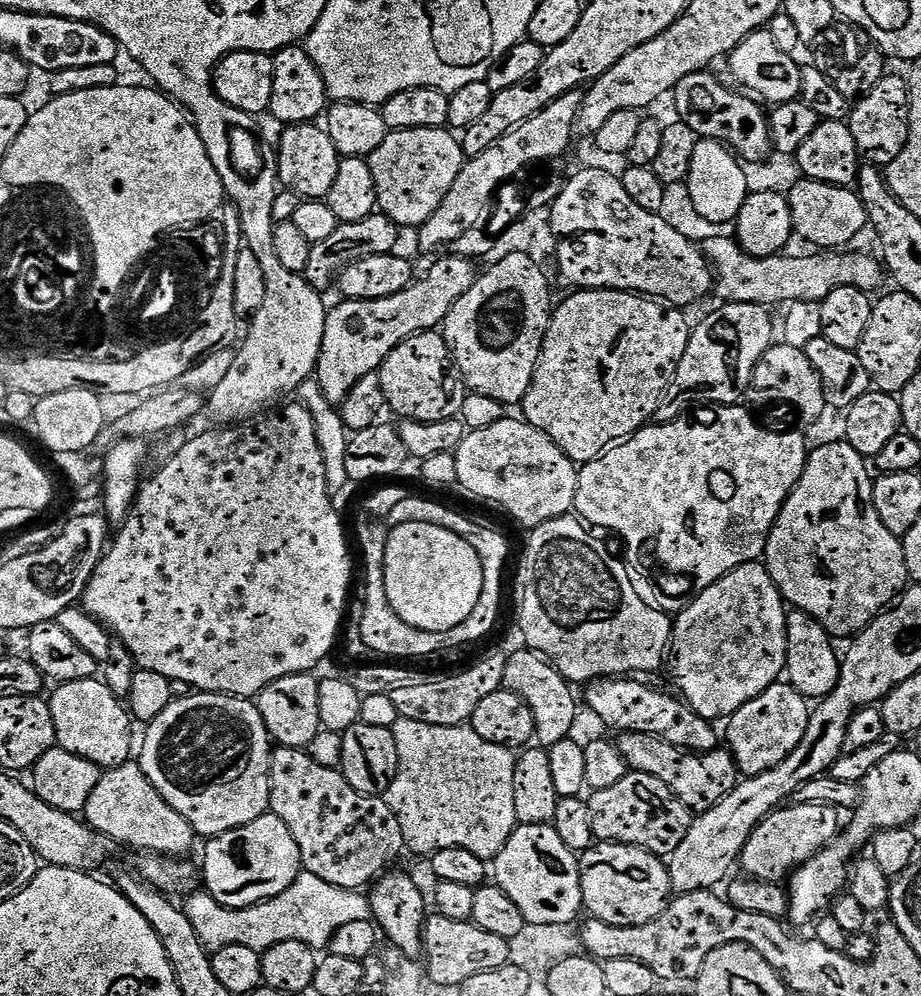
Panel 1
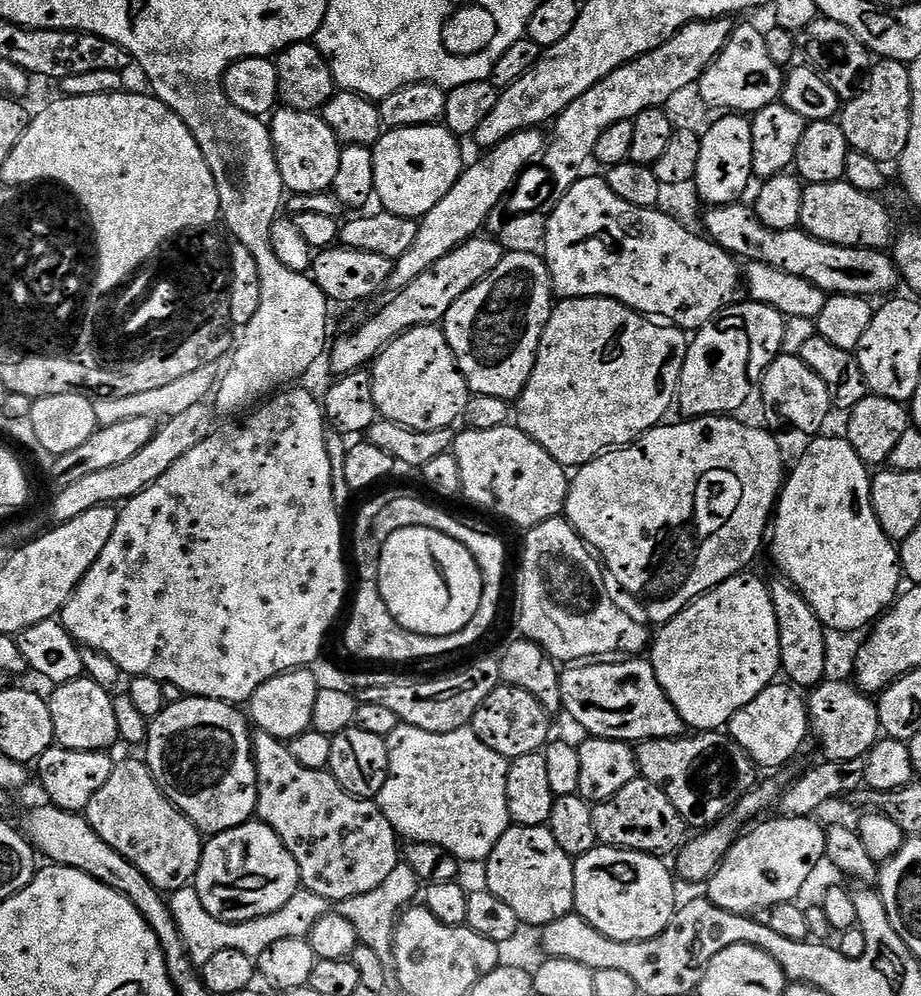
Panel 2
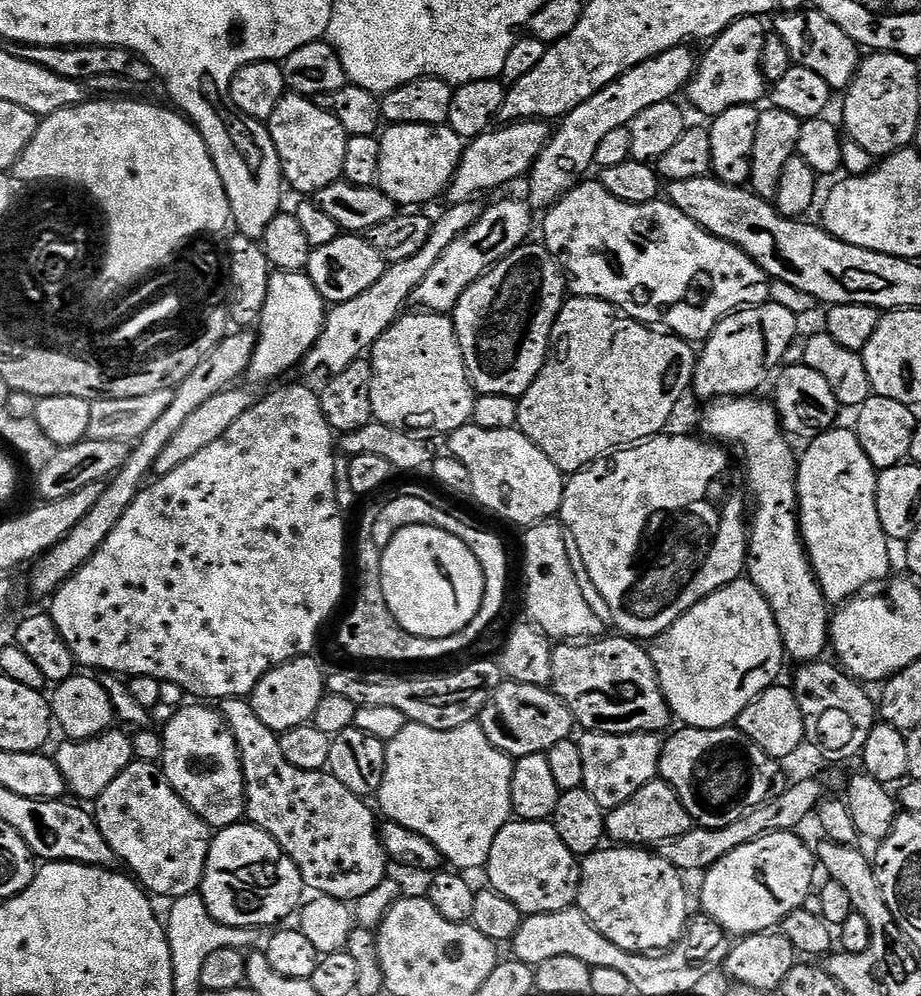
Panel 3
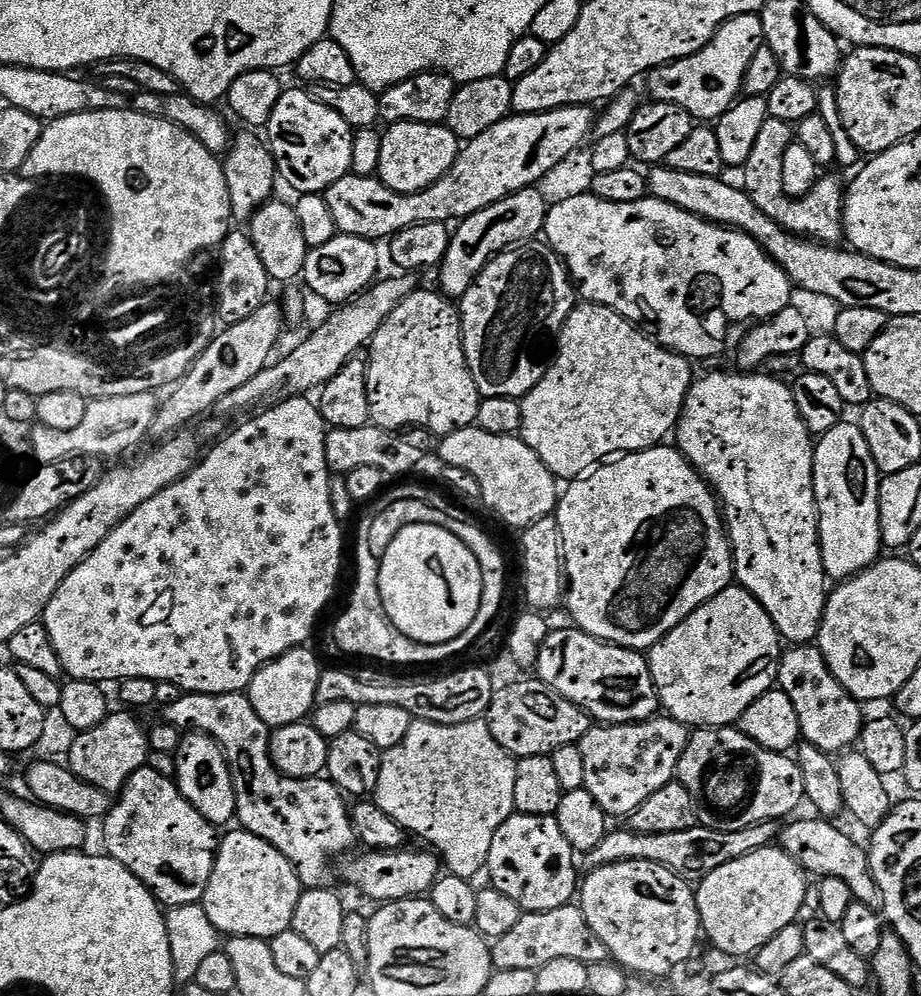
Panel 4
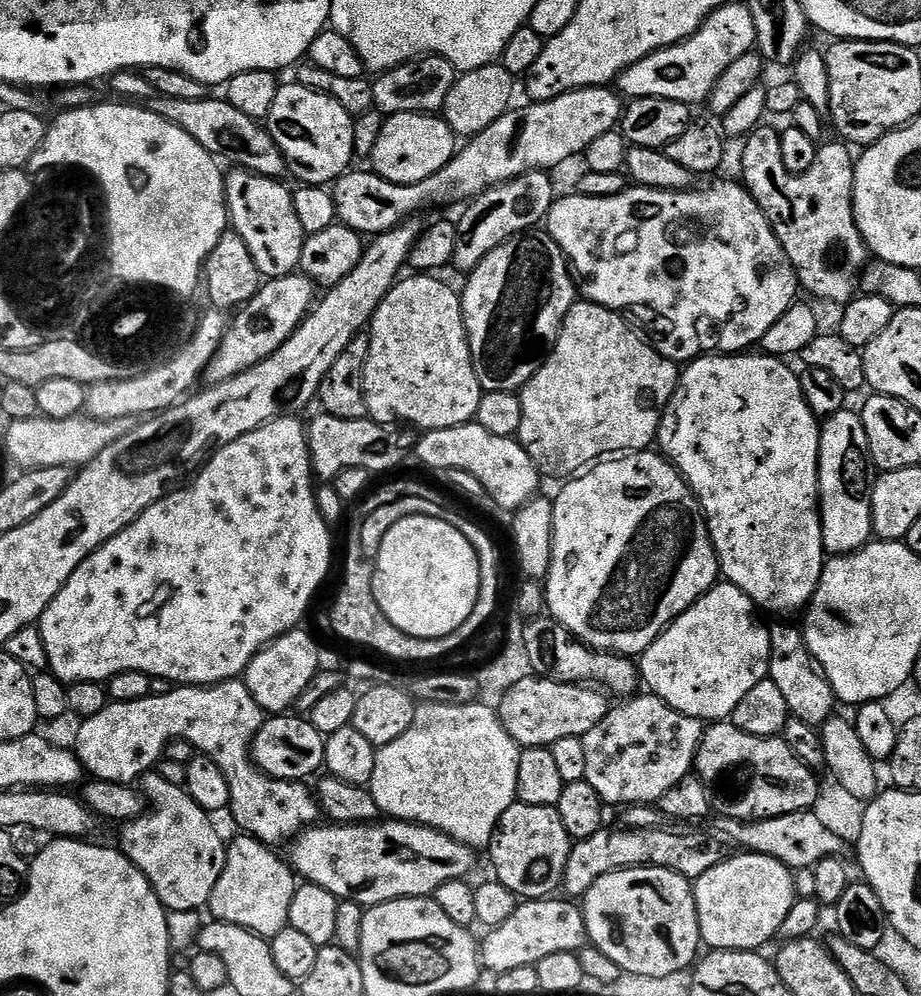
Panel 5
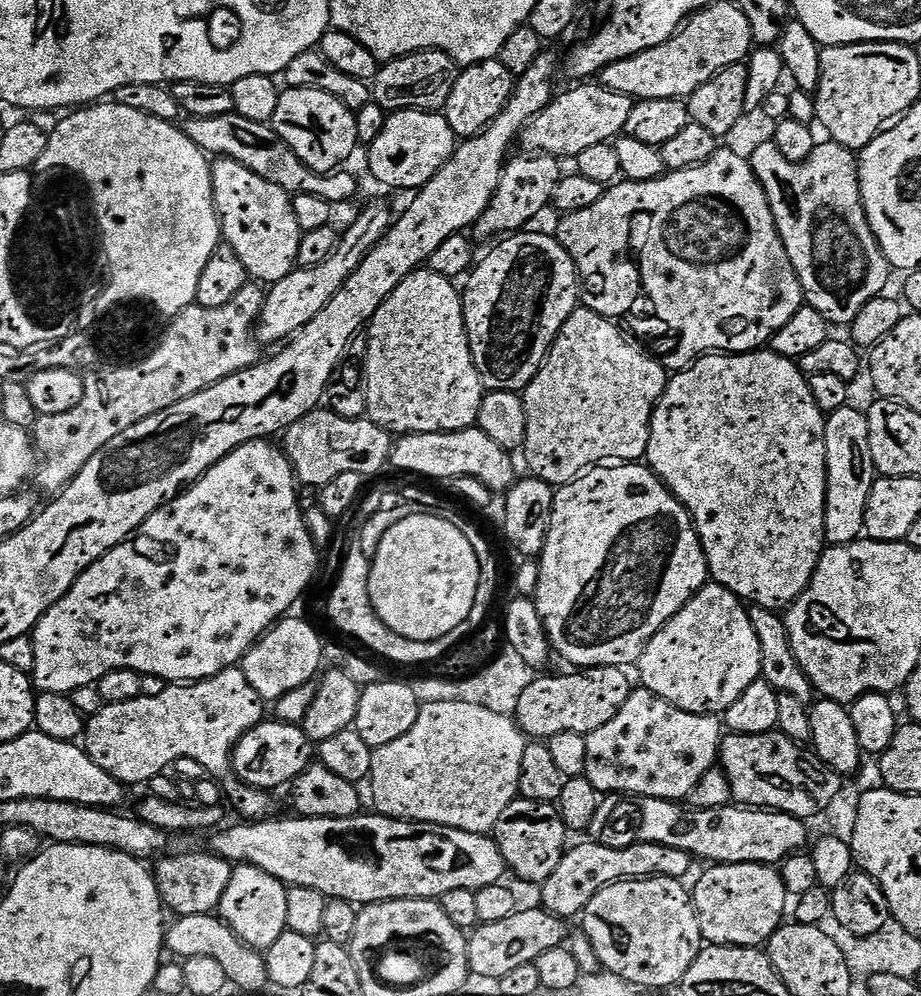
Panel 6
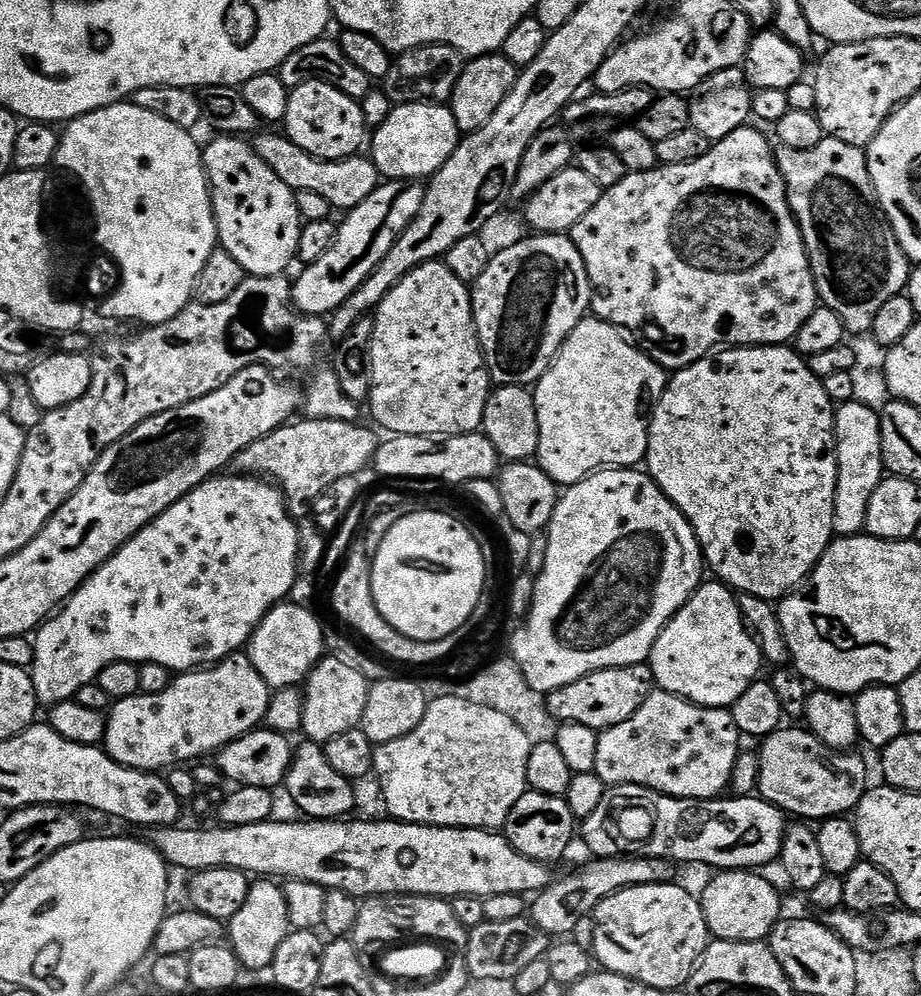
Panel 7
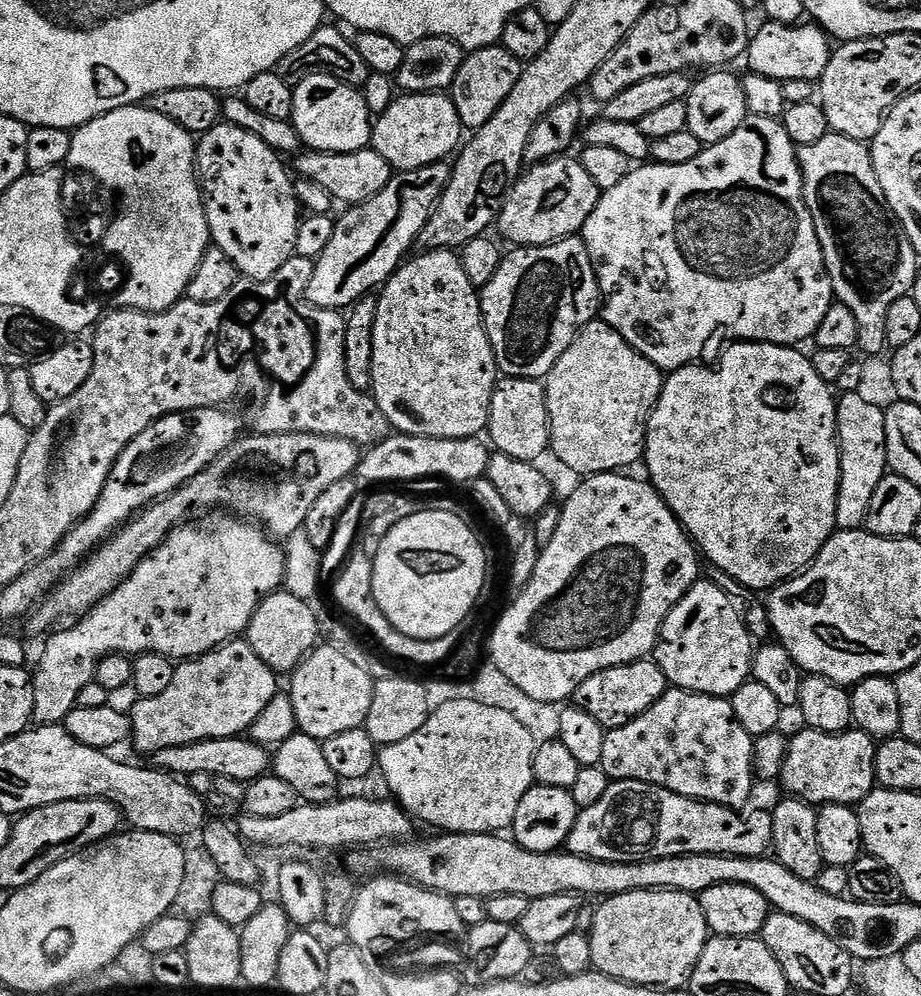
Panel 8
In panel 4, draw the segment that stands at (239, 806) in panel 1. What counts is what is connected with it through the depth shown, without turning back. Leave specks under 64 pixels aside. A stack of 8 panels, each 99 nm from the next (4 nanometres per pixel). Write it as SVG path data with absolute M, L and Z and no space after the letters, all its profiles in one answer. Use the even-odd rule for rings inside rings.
M196 730L185 735L174 753L176 759L176 785L180 793L214 826L233 823L236 820L236 791L228 769L228 759L219 744L211 736Z

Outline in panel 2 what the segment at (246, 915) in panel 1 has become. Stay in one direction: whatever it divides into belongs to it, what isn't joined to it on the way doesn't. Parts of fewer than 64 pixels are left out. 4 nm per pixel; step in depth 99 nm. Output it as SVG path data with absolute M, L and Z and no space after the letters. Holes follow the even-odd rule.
M406 862L394 866L394 874L378 886L370 894L358 894L354 898L346 898L339 901L338 911L354 926L356 935L361 945L371 945L374 953L378 954L378 959L382 966L386 968L386 980L398 980L398 970L396 969L396 955L394 954L394 942L396 941L396 921L400 919L402 913L413 903L412 900L421 895L422 882L414 874L414 870ZM192 886L171 893L168 905L174 914L174 922L178 922L182 942L186 942L186 950L198 966L210 962L211 956L218 954L218 950L242 950L242 954L258 958L266 954L266 950L274 946L274 942L282 942L285 938L307 938L312 933L314 922L327 916L330 911L329 900L307 890L296 892L294 898L290 898L290 902L282 906L282 910L274 910L274 914L237 924L214 918L214 914L210 914L206 906L202 906L202 898L198 898L195 887Z

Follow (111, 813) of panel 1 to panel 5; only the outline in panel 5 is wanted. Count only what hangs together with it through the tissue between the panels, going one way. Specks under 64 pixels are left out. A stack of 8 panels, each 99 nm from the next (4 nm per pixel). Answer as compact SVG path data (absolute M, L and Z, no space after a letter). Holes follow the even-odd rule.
M153 770L143 777L143 795L147 803L156 807L156 812L145 811L144 815L136 820L130 820L119 829L120 844L119 851L128 857L130 863L138 869L141 874L150 882L150 886L156 891L156 897L164 903L168 912L178 910L190 910L200 912L209 907L214 888L218 886L218 880L222 878L222 872L228 862L228 850L226 840L220 837L218 829L212 825L213 817L205 812L198 802L187 790L174 786L166 778L160 775L159 771Z

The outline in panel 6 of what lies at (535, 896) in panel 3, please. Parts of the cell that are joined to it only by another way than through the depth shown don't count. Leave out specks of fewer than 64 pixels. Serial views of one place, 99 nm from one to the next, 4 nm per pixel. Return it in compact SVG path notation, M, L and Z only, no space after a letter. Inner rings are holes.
M517 798L499 825L498 843L505 863L517 877L527 880L533 886L543 885L558 870L569 847L570 829L564 821L564 813L555 803L547 800L526 800Z

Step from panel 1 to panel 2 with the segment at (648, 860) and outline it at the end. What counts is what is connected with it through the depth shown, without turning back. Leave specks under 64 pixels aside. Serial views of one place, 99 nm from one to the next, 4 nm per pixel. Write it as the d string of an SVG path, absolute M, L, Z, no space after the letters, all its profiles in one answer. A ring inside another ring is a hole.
M598 846L594 850L590 850L590 854L582 854L581 856L575 857L574 860L574 902L576 903L576 907L574 909L575 915L582 917L586 922L590 922L590 926L594 926L594 930L598 930L602 934L606 934L606 938L614 938L618 942L642 942L643 940L649 940L650 938L654 938L658 934L662 934L662 930L666 930L666 926L670 926L670 918L674 918L674 914L676 913L678 907L678 899L676 900L676 884L677 881L674 879L673 873L670 871L668 873L668 868L664 865L665 861L661 859L659 856L649 856L647 852L632 852L629 848L610 848L607 846Z

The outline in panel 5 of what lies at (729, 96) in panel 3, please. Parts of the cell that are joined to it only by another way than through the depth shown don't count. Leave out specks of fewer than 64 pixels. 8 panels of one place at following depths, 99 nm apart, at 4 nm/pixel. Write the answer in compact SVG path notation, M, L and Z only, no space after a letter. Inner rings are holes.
M730 2L725 8L720 8L712 13L704 21L703 28L696 35L688 40L683 40L681 44L675 44L673 48L663 48L660 52L655 52L653 56L647 56L644 60L639 60L634 66L630 66L623 72L618 81L618 88L625 97L633 101L638 100L673 100L682 102L689 106L697 106L709 99L716 89L725 71L732 64L738 62L747 52L756 48L756 27L752 17L751 7L747 3L736 4Z

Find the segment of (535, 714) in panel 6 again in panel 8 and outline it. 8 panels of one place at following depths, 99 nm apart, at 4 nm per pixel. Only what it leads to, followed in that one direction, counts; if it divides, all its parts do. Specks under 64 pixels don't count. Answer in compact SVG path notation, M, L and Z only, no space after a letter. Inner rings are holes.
M645 658L635 660L633 664L607 668L586 678L586 682L578 686L574 704L575 707L586 710L592 718L597 719L603 728L611 730L626 726L643 712L650 710L650 706L654 706L654 702L658 702L658 698L662 698L662 694L668 691L669 687L666 674L662 674L655 659Z

